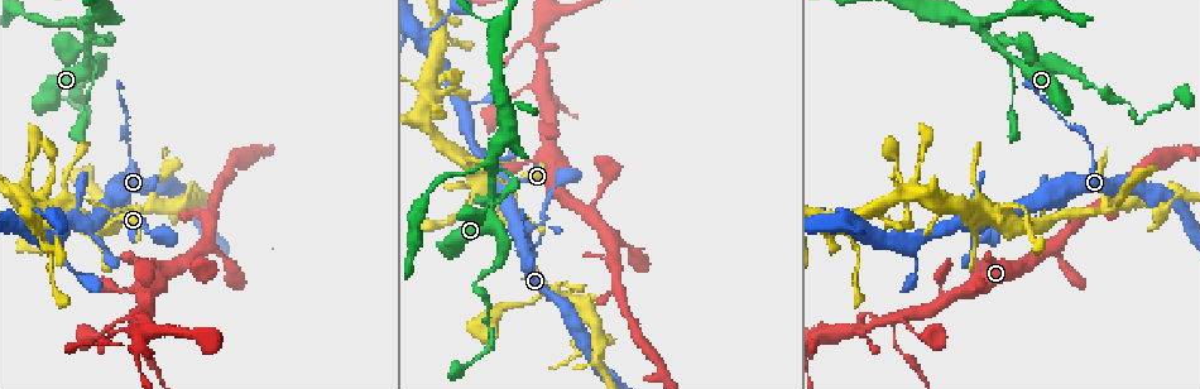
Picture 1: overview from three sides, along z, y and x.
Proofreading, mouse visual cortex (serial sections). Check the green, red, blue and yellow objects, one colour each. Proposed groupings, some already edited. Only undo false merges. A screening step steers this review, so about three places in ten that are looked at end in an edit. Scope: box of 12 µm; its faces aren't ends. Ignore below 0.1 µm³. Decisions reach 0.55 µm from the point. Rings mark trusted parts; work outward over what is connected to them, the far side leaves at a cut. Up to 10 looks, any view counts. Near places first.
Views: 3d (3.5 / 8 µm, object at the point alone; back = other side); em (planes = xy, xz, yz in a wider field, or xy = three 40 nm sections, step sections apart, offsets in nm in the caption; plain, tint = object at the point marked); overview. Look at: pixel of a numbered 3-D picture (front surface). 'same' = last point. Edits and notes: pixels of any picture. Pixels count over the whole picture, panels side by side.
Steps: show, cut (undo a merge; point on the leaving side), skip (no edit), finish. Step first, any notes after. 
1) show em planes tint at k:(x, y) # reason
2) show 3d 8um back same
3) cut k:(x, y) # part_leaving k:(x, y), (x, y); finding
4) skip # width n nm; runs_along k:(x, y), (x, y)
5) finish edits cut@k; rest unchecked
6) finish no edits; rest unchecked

show 3d 3.5um at 1:(1094, 214)

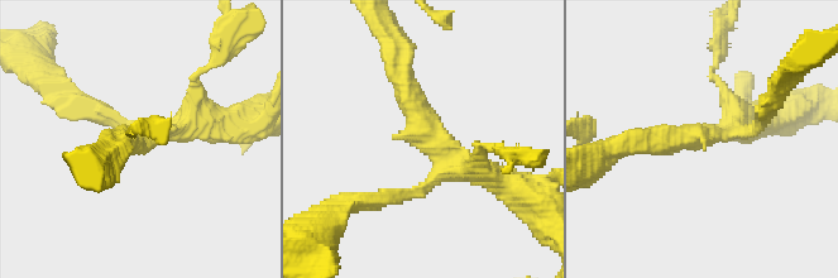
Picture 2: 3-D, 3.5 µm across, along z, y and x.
show em planes tint at 2:(436, 144) # arms 3; arm_widths 150, 300, 350 nm

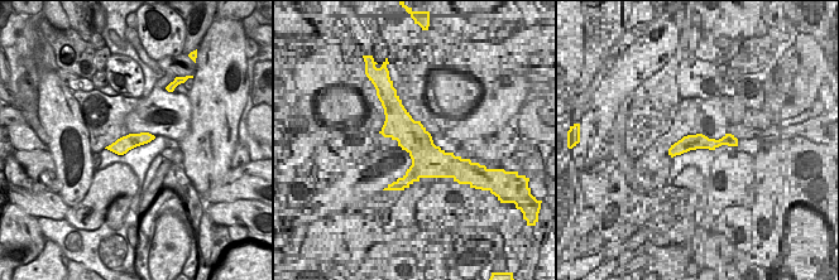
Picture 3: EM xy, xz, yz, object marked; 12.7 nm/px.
show em xy step 5 tint same # another direction

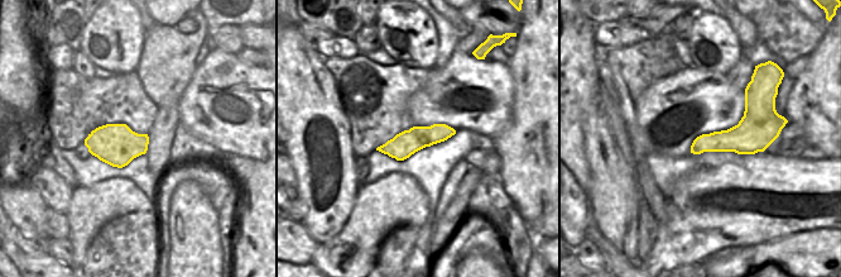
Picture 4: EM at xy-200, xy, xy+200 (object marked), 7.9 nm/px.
skip # continuous, no second cell

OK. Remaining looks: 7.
show 3d 3.5um at 1:(977, 27) # thick turns thin

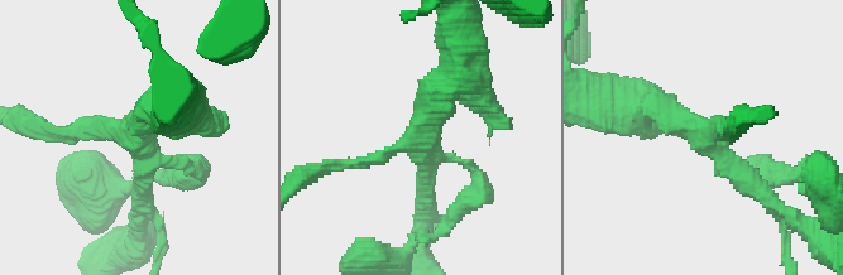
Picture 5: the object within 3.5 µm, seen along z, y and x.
show em xy step 5 tint at 5:(136, 142) # shape alone is not enough

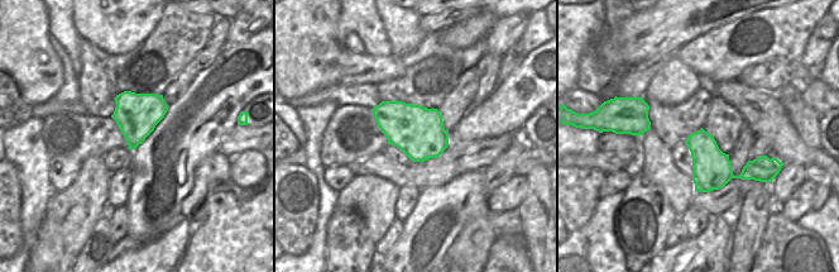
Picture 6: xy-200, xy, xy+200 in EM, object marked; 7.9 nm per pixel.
skip # runs_along 5:(767, 199), (699, 130), (647, 106); continuous, no second cell

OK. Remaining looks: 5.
show 3d 3.5um at 1:(902, 314) # narrows sharply

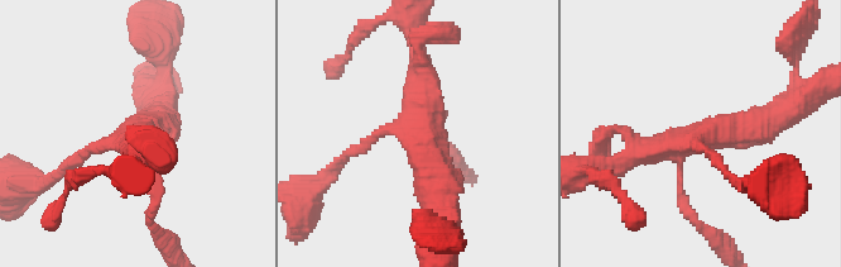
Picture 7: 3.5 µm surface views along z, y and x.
show em xy step 5 tint at 7:(420, 137) # arms 4; arm_widths 100, 150, 350, 450 nm

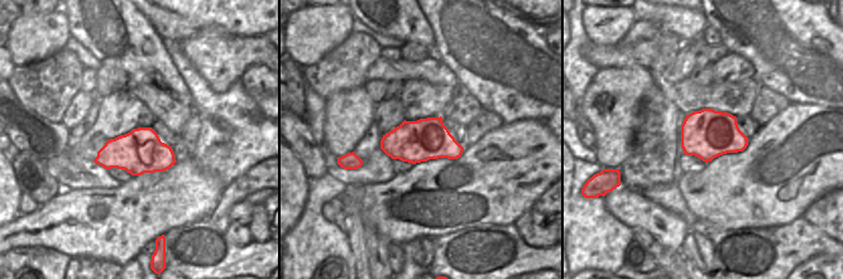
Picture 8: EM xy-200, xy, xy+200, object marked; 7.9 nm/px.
cut 7:(691, 213) # part_leaving 7:(681, 173), (687, 213), (733, 256); two cells meet here

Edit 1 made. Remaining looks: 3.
show overview # see it whole again

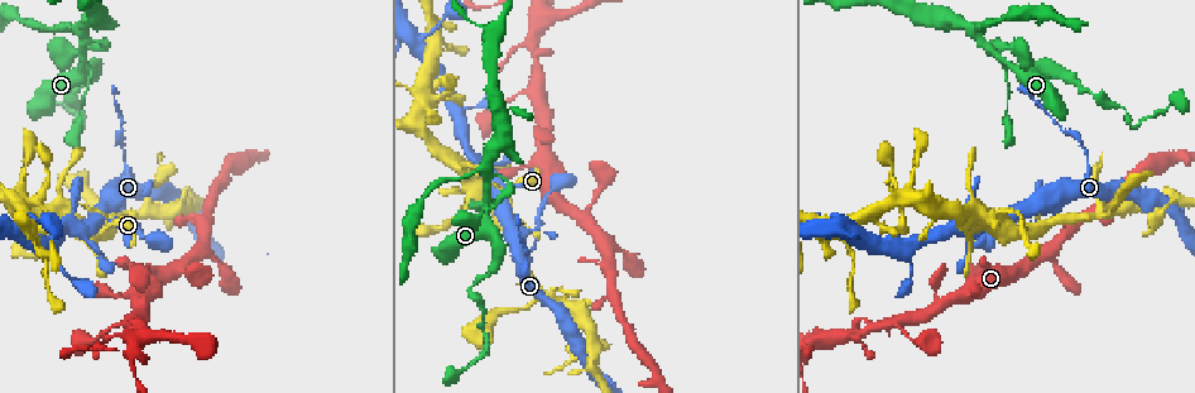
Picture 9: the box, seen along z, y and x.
show 3d 8um at 9:(548, 16) # thick turns thin

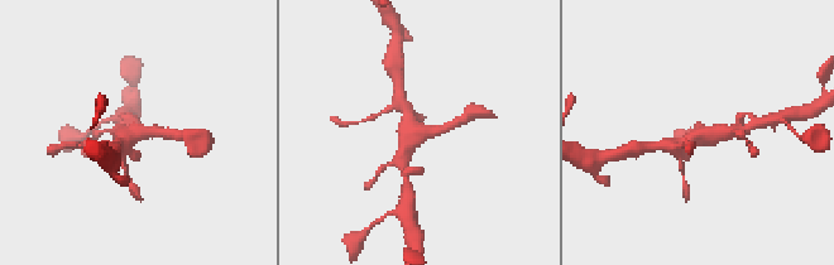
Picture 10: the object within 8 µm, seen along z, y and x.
show 3d 3.5um back at 10:(139, 131) # closer look

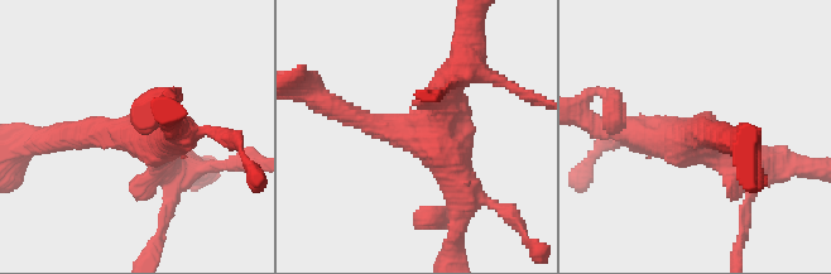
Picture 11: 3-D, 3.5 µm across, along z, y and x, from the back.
skip # runs_along 11:(459, 211), (440, 136), (359, 118); one cell here

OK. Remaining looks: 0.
finish edits cut@7; rest unchecked

